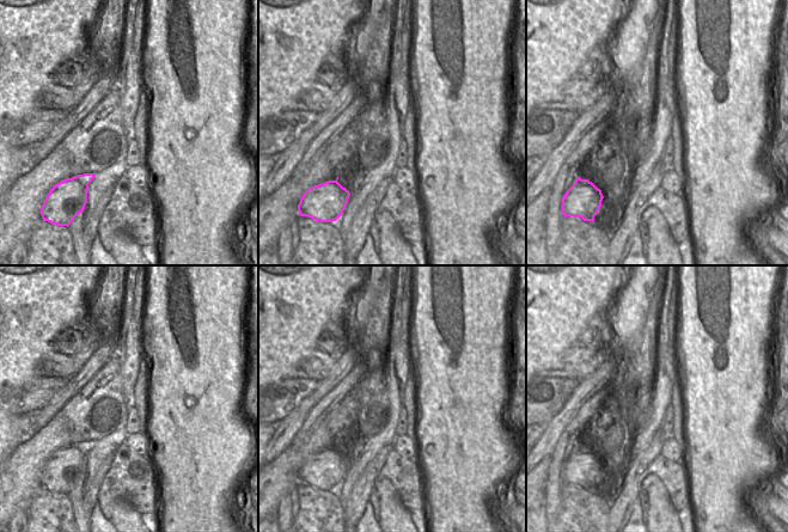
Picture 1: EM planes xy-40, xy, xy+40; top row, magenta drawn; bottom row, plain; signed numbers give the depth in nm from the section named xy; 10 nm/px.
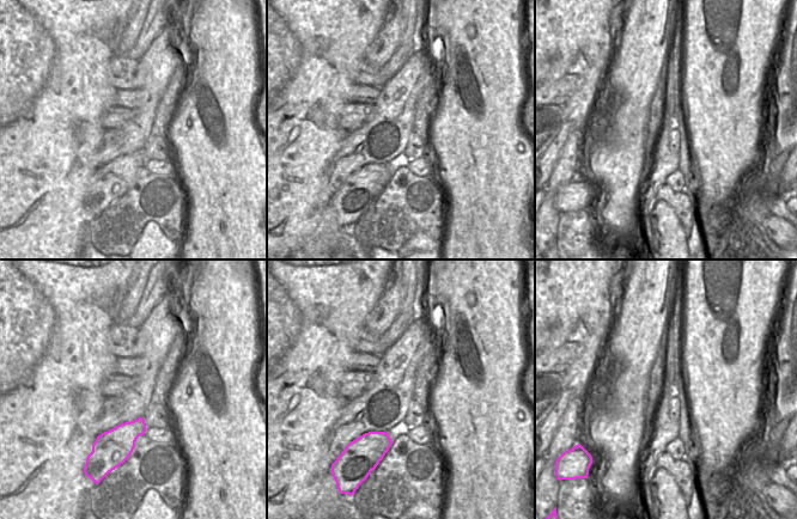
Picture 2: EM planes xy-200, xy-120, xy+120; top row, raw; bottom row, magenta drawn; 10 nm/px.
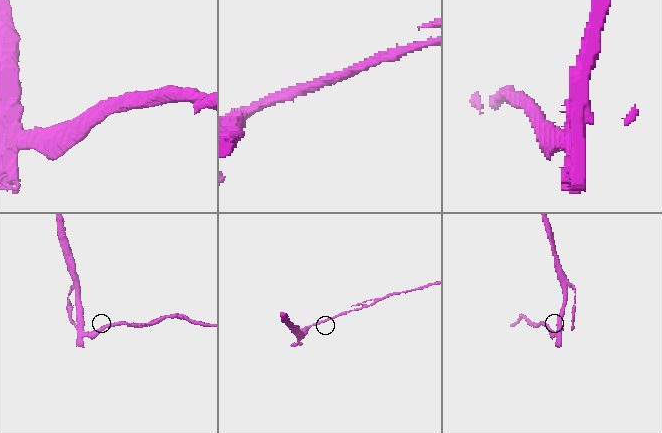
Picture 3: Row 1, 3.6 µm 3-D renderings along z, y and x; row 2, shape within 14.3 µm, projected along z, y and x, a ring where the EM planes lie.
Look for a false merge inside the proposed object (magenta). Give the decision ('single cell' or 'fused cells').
fused cells

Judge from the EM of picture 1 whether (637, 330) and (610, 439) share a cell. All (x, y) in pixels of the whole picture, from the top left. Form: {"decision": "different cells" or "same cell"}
{"decision": "same cell"}

